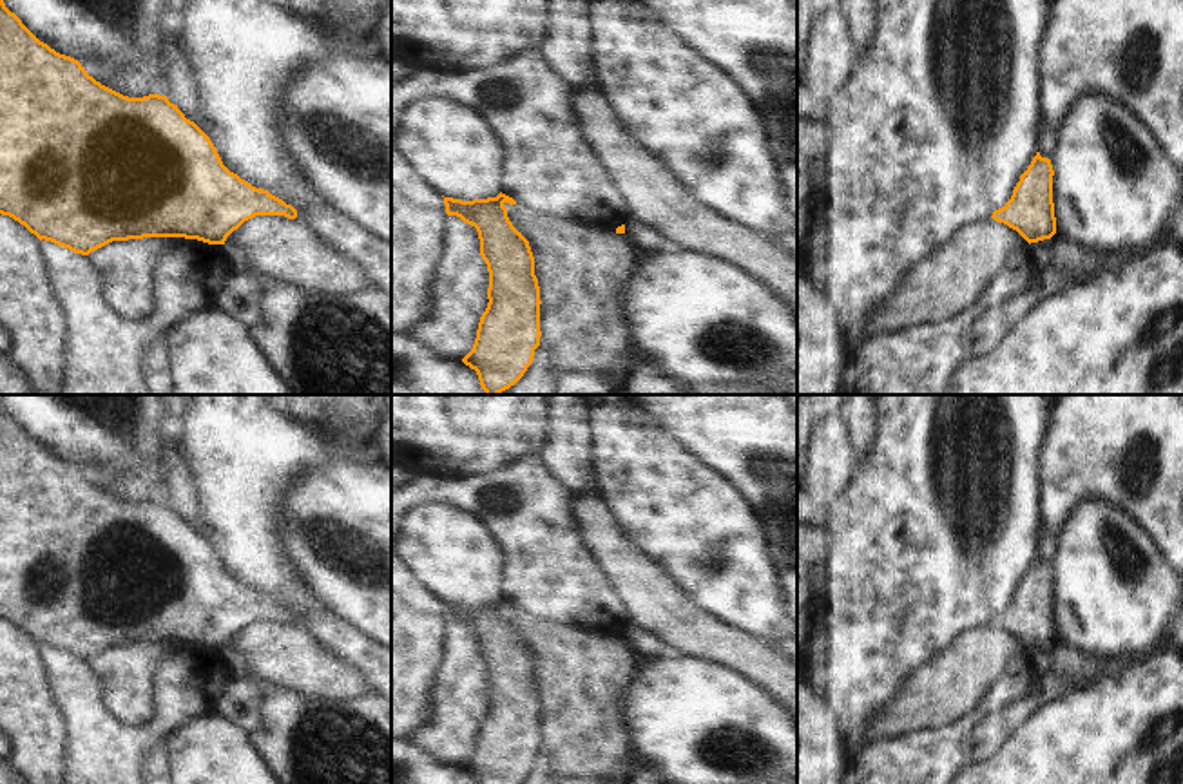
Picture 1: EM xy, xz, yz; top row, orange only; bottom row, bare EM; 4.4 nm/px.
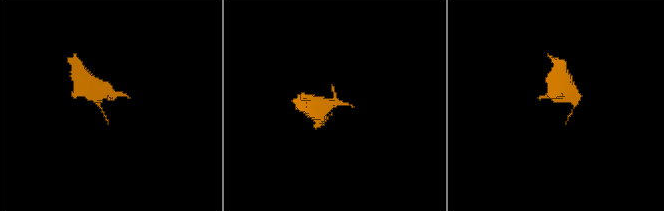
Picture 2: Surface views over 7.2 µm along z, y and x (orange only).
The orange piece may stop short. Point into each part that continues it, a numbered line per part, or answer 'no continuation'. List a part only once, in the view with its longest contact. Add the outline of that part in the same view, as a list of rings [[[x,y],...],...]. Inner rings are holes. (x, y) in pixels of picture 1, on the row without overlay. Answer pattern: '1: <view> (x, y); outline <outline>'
no continuation

